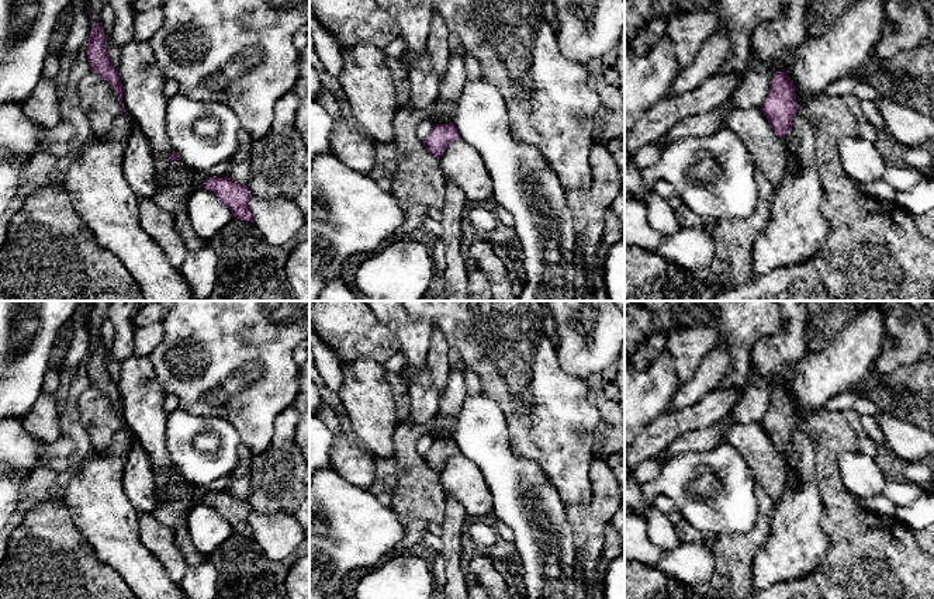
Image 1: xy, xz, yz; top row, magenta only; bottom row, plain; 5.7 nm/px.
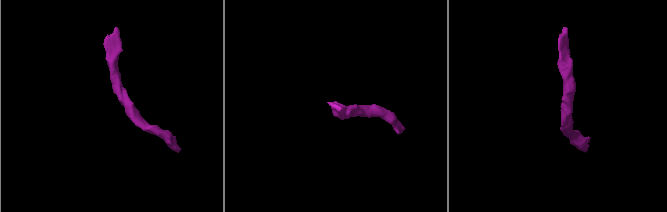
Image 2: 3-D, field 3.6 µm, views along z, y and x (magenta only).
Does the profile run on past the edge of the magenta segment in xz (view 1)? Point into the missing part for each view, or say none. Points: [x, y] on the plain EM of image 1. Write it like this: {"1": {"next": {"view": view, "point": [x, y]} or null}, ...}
{"1": {"next": null}}

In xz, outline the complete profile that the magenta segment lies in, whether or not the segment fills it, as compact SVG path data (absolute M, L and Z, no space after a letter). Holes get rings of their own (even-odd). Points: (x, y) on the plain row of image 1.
M453 437L450 439L435 439L423 457L425 464L440 474L446 467L447 461L460 453L460 449Z

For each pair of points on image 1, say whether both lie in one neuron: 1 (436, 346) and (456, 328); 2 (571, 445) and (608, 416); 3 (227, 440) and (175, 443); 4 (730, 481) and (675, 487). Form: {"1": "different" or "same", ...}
{"1": "different", "2": "different", "3": "same", "4": "same"}

